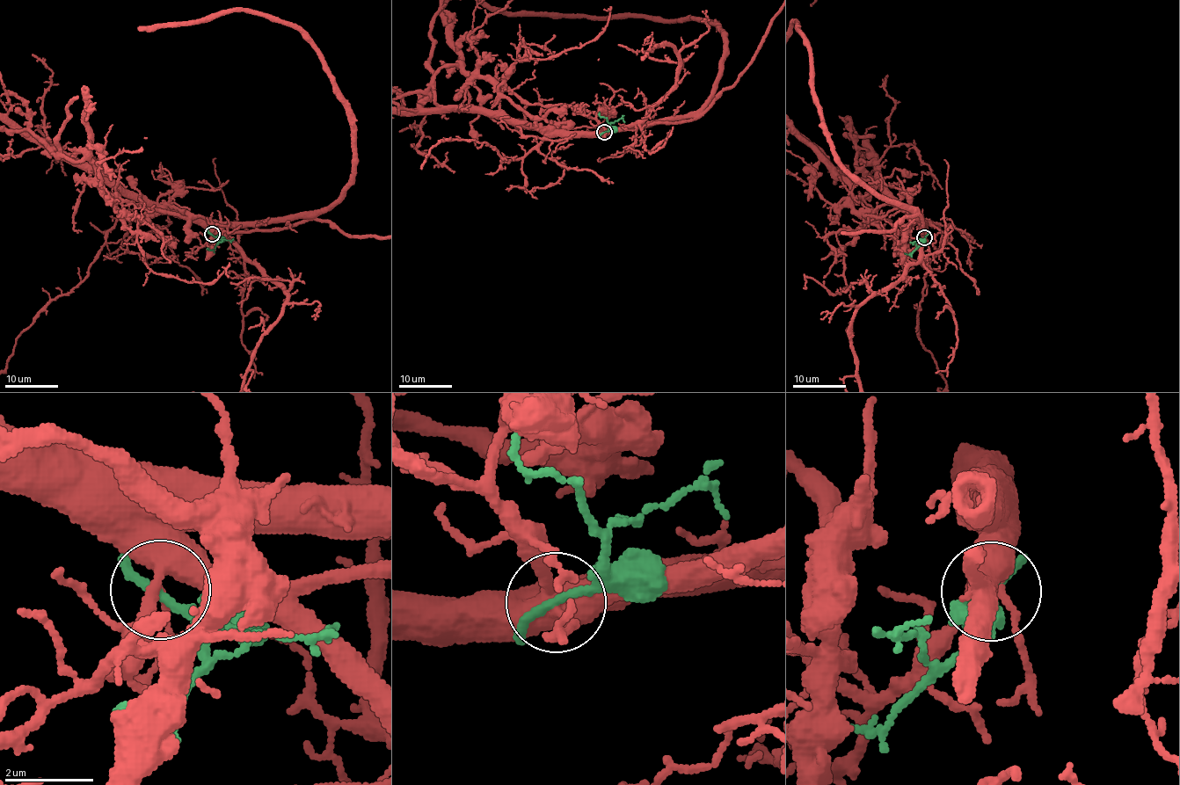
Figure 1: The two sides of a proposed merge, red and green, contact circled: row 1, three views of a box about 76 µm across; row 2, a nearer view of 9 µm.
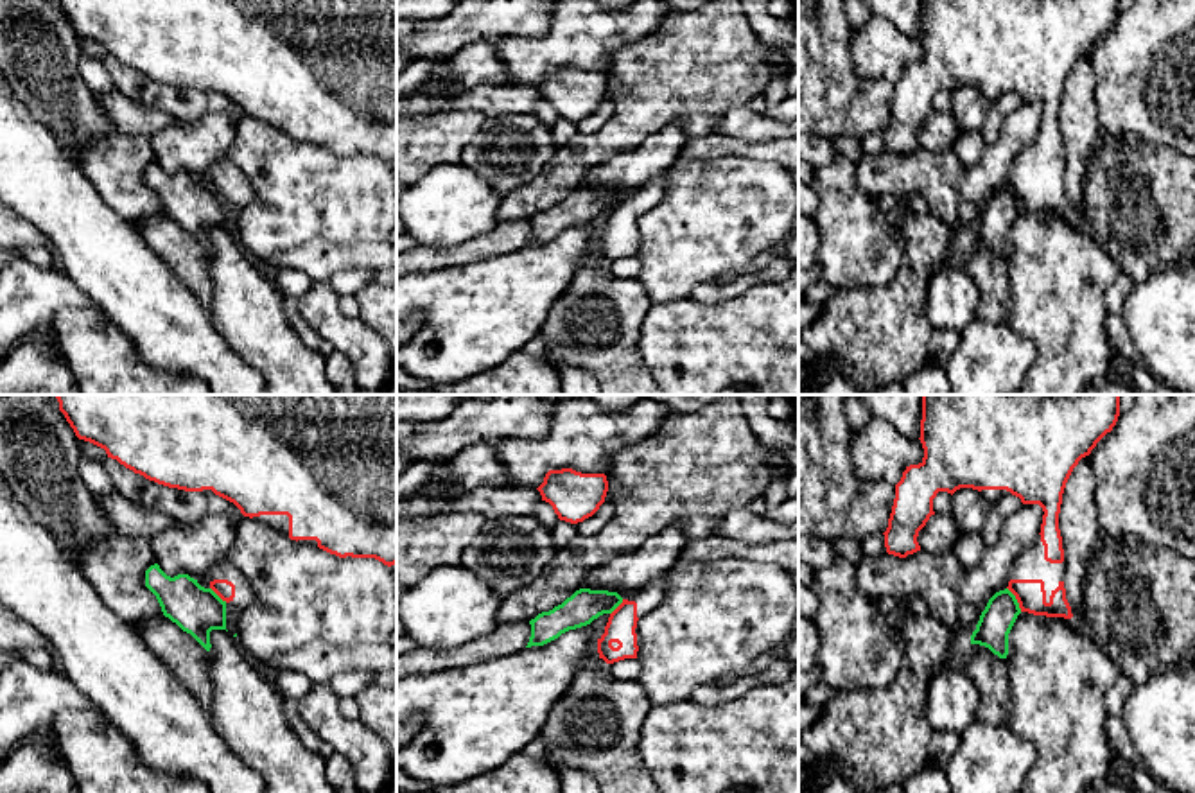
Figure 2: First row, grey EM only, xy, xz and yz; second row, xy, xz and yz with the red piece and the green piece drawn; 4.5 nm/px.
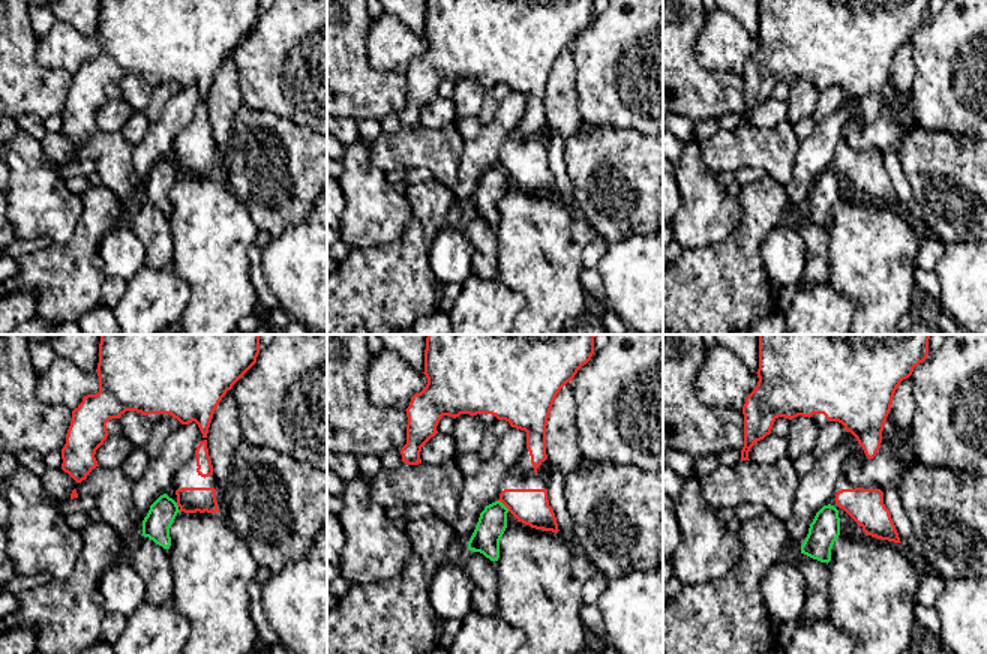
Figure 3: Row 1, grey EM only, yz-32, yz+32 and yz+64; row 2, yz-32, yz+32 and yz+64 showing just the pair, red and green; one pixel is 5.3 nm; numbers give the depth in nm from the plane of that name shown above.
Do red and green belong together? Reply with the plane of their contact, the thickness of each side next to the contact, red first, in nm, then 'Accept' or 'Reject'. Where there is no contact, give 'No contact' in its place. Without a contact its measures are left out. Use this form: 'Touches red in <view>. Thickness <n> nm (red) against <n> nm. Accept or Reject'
Touches red in yz. Thickness 140 nm (red) against 150 nm. Reject

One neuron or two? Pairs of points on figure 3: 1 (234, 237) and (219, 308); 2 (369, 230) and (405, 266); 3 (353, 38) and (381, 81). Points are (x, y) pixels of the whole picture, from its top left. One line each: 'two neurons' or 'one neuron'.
1: one neuron
2: two neurons
3: one neuron

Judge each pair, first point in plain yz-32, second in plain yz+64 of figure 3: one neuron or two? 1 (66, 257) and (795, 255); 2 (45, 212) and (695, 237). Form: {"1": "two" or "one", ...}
{"1": "two", "2": "one"}

